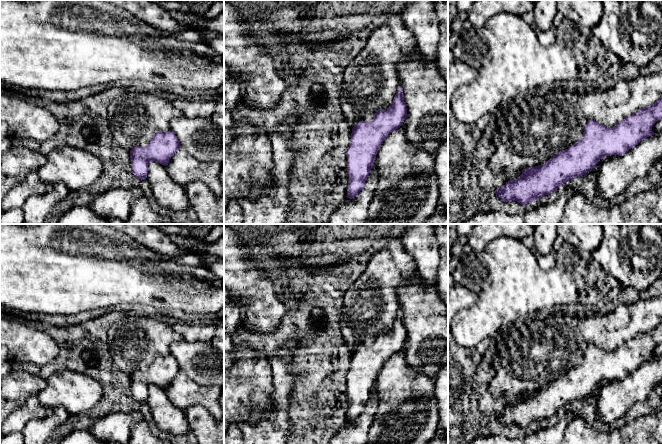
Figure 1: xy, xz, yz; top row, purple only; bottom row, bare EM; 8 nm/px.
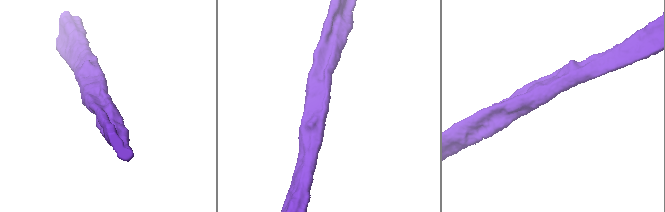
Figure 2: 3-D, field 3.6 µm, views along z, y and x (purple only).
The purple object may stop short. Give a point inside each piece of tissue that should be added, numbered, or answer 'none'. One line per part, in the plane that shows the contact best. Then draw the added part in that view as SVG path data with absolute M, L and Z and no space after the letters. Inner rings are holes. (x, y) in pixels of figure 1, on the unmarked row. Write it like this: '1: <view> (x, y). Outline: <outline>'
none

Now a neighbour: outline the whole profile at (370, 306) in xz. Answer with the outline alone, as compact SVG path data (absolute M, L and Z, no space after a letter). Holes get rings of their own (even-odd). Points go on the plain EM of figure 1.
M399 238L379 244L364 272L343 296L341 329L346 345L353 351L359 345L371 345L377 334L391 329L399 312L398 288L416 272L416 264Z

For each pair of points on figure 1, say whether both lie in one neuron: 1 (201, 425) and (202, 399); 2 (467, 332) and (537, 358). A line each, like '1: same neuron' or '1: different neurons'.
1: different neurons
2: different neurons

